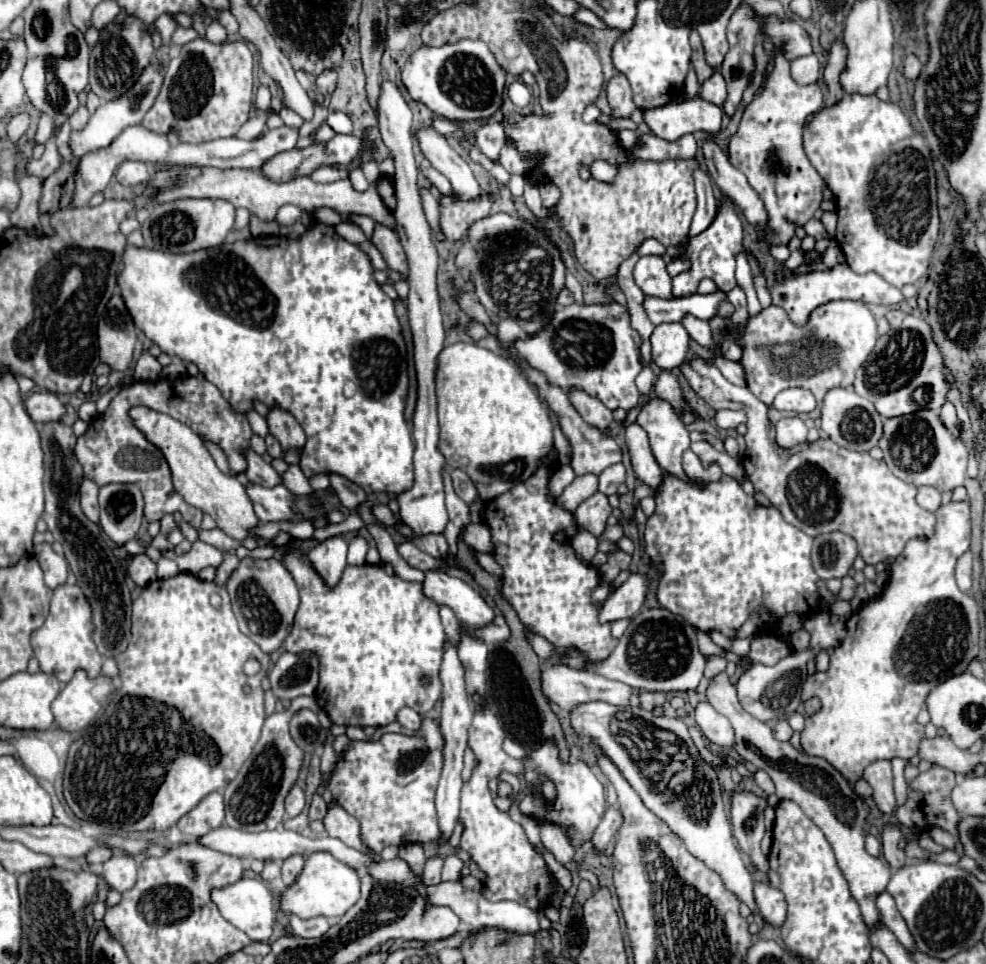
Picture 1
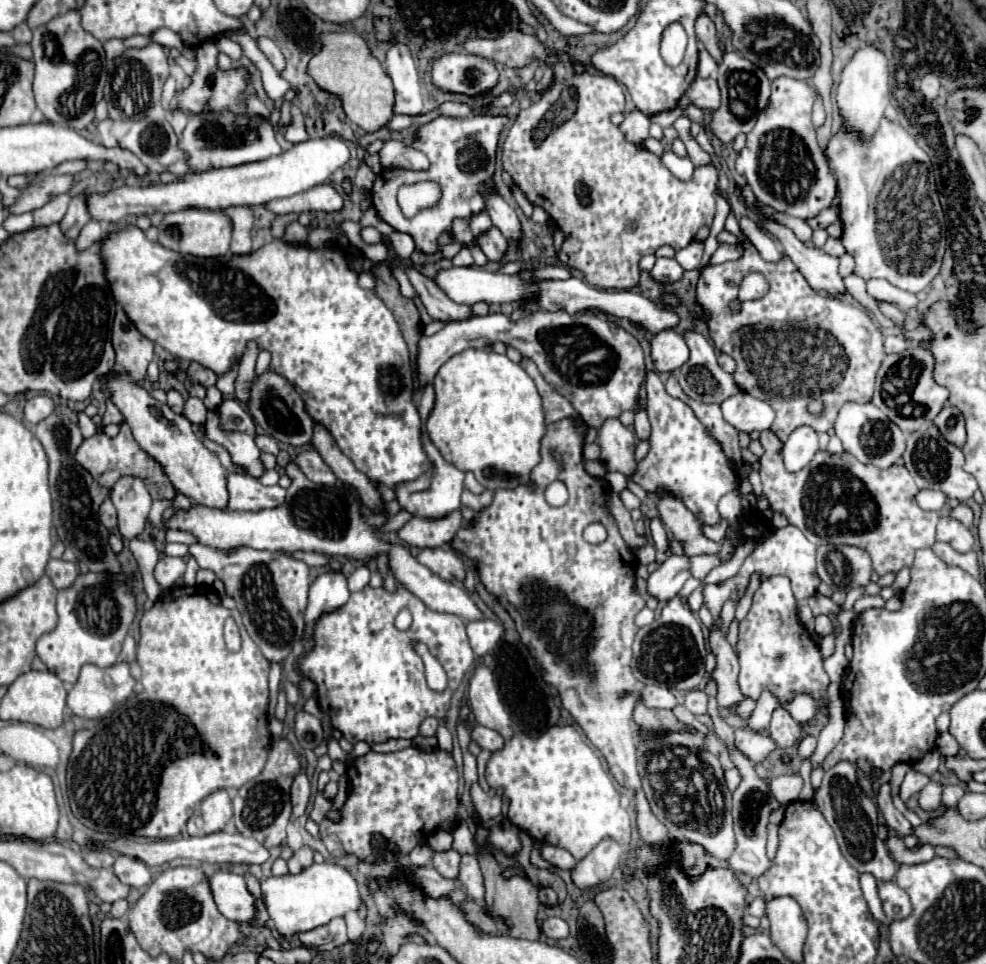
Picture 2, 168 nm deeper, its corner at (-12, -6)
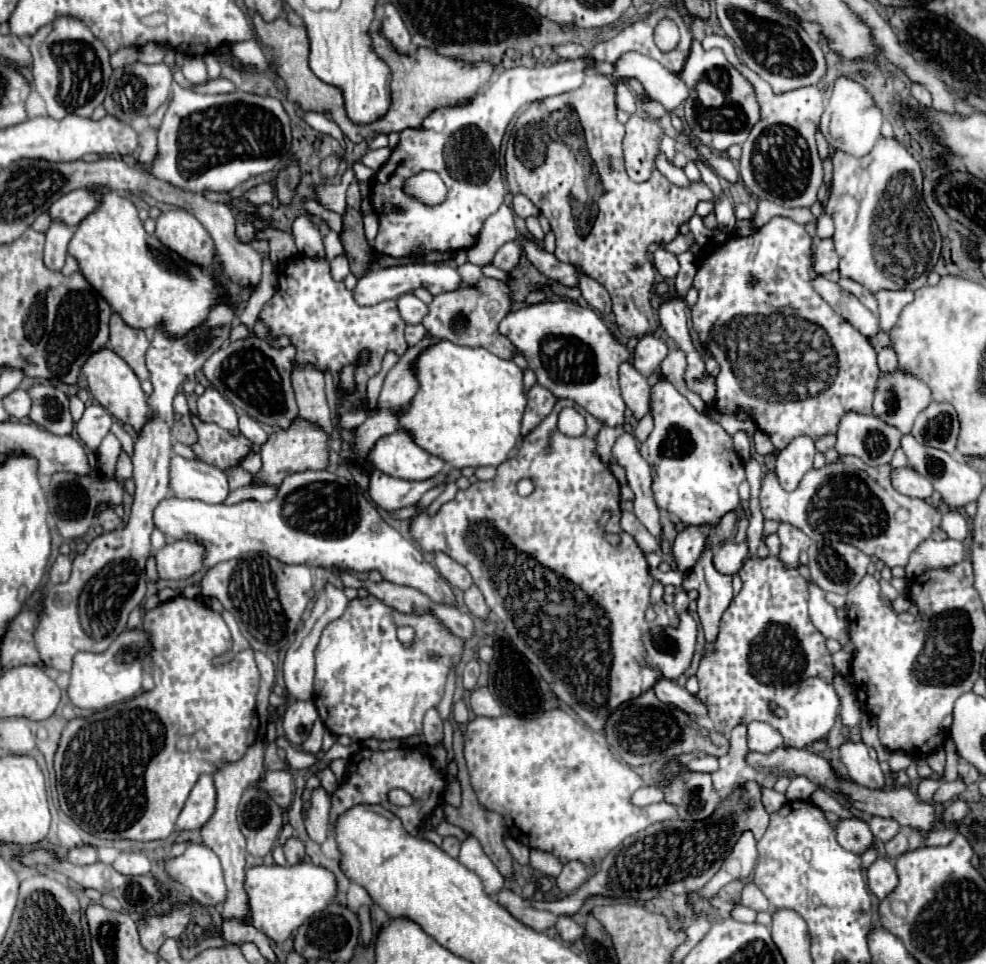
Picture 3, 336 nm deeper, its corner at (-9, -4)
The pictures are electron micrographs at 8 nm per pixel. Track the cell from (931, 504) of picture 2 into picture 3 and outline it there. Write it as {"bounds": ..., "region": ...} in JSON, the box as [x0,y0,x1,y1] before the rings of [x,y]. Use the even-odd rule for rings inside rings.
{"bounds":[891,466,933,500],"region":[[[909,466],[893,468],[891,482],[893,482],[893,488],[897,488],[901,494],[907,494],[907,496],[913,496],[913,498],[923,498],[925,500],[933,494],[931,482]]]}

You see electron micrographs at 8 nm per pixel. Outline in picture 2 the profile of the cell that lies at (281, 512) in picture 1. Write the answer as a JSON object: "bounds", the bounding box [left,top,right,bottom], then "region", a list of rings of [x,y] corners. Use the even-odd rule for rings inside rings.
{"bounds":[228,474,286,510],"region":[[[228,474],[228,492],[230,492],[230,502],[228,508],[232,510],[266,510],[266,508],[276,508],[284,504],[286,500],[286,490],[276,486],[264,486],[260,480],[252,476],[240,476],[240,474]]]}

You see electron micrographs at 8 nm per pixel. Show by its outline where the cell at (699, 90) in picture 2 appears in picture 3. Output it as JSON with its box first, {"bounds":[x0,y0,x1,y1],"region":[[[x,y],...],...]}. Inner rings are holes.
{"bounds":[613,52,689,112],"region":[[[639,52],[621,54],[619,60],[613,64],[613,78],[617,80],[617,84],[623,84],[629,78],[639,80],[645,92],[653,100],[661,102],[669,112],[689,96],[685,84],[679,80],[677,74],[671,74],[657,60]]]}

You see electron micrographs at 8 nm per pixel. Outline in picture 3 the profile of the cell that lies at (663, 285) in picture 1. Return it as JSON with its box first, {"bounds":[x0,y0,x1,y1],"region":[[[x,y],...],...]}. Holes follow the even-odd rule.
{"bounds":[653,248,679,278],"region":[[[659,248],[655,250],[653,254],[653,264],[657,268],[657,272],[663,276],[663,278],[675,278],[675,274],[679,272],[679,260],[675,254]]]}

